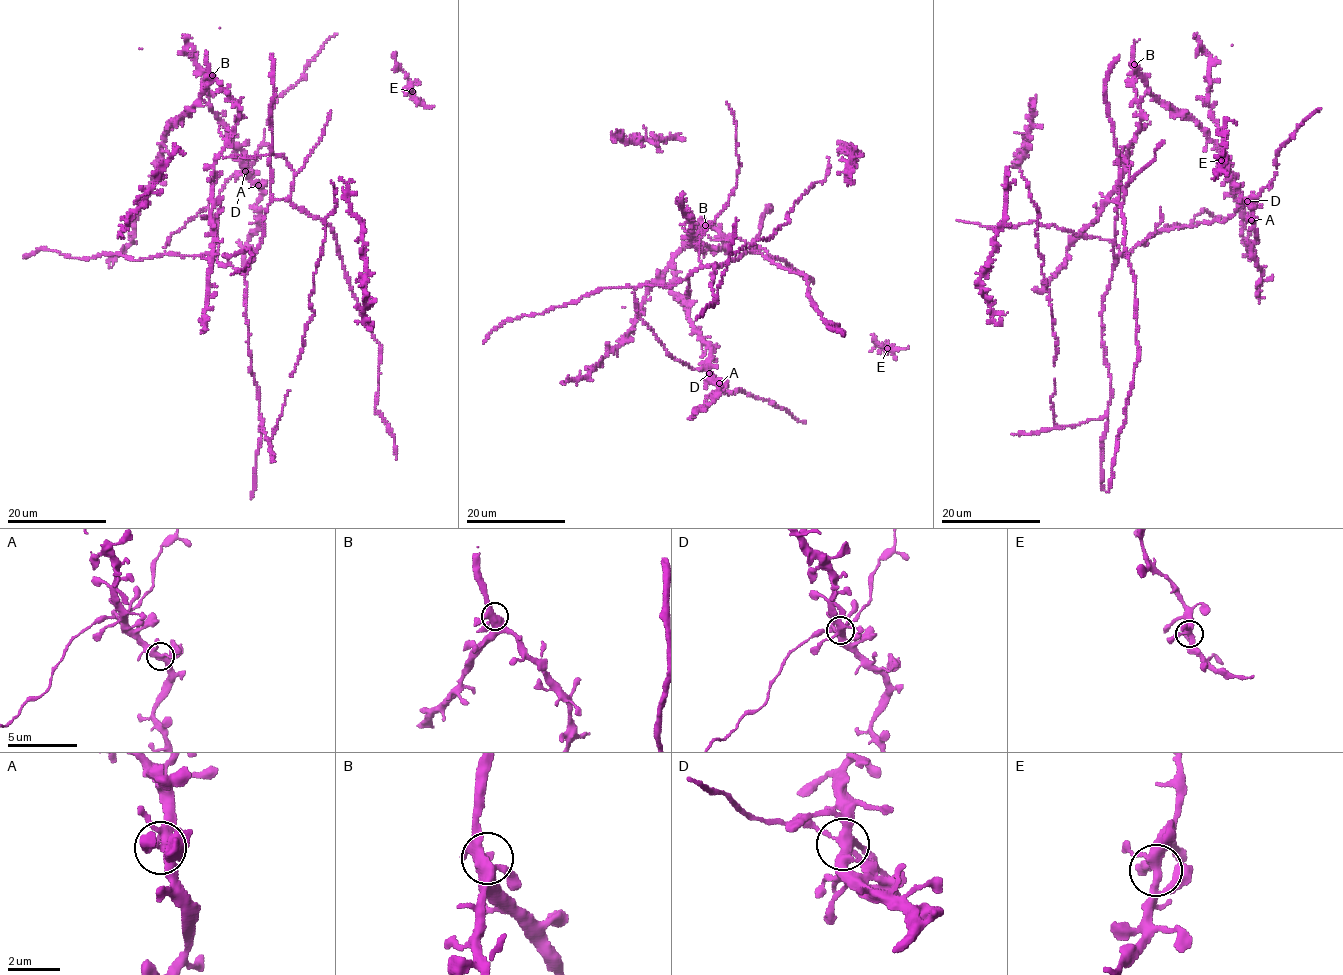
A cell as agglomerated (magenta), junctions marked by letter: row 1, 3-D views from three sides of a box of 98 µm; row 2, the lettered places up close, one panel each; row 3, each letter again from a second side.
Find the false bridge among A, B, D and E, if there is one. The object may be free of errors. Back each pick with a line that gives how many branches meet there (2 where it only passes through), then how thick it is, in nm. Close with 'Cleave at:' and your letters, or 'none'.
Cleave at: none

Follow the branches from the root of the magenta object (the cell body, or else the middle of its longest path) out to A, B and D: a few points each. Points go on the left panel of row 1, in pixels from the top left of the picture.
A: (245, 316), (242, 273), (220, 263), (214, 254), (178, 256), (165, 248), (236, 173), (242, 172), (258, 185)
B: (245, 316), (245, 272), (264, 212), (290, 195), (294, 172), (281, 155), (220, 157), (237, 104), (212, 75)
D: (245, 316), (242, 273), (214, 254), (178, 256), (165, 248), (228, 178), (245, 171)

